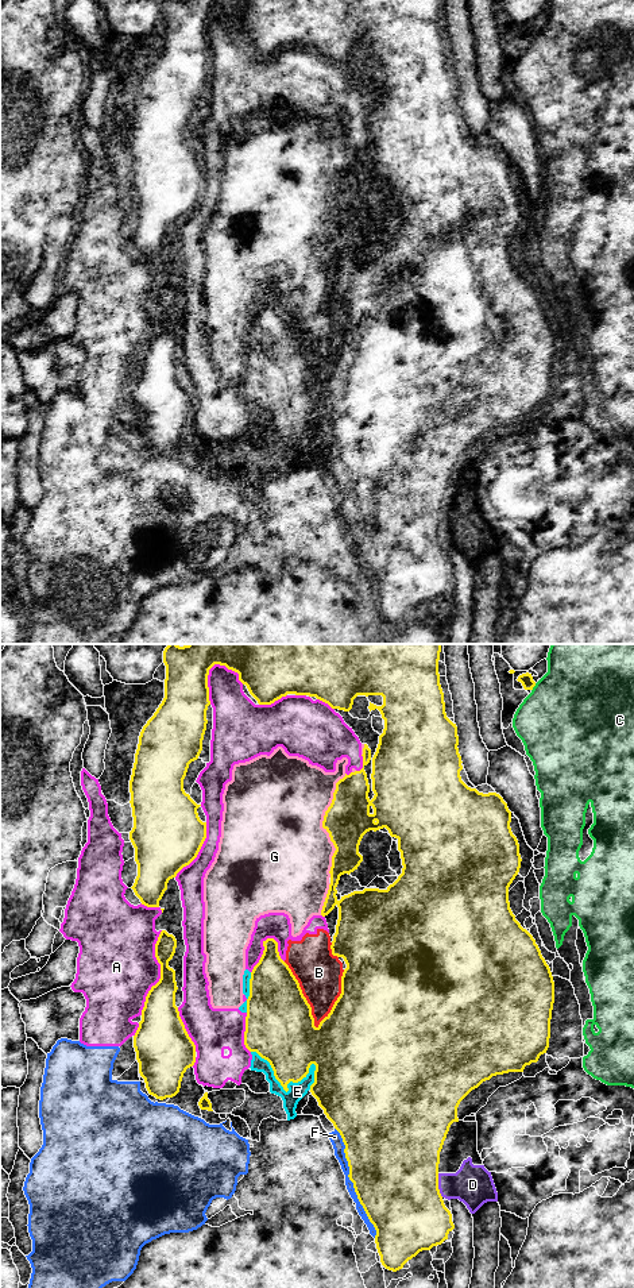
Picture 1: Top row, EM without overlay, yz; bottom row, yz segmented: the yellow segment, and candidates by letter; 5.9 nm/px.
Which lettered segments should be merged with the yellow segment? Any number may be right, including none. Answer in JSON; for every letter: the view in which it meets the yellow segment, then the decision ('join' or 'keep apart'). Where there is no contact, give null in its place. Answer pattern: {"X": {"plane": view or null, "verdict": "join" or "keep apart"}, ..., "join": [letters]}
{"A": {"plane": "yz", "verdict": "keep apart"}, "B": {"plane": "yz", "verdict": "keep apart"}, "C": {"plane": "yz", "verdict": "keep apart"}, "D": {"plane": "yz", "verdict": "keep apart"}, "E": {"plane": "yz", "verdict": "keep apart"}, "F": {"plane": "yz", "verdict": "keep apart"}, "G": {"plane": "yz", "verdict": "keep apart"}, "join": []}

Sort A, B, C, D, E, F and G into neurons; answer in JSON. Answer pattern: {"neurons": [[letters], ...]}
{"neurons": [["A", "B", "E", "G"], ["C"], ["D"], ["F"]]}

